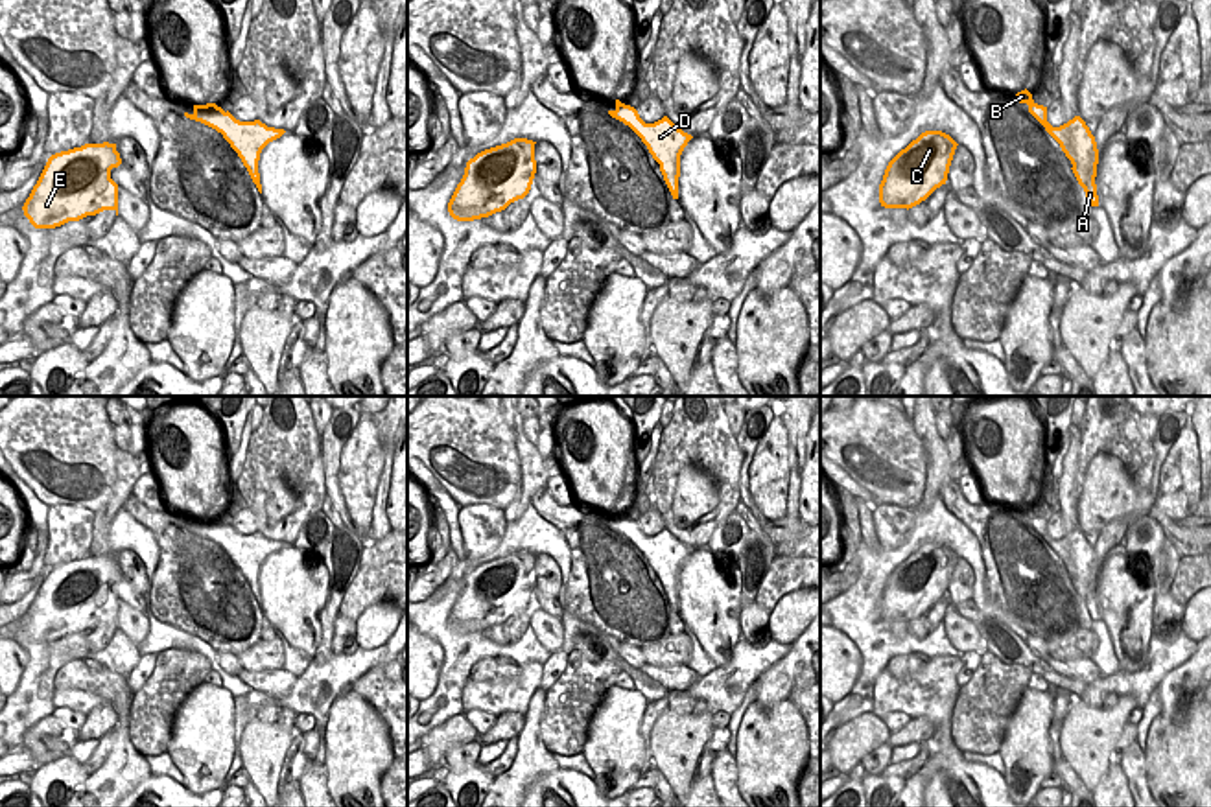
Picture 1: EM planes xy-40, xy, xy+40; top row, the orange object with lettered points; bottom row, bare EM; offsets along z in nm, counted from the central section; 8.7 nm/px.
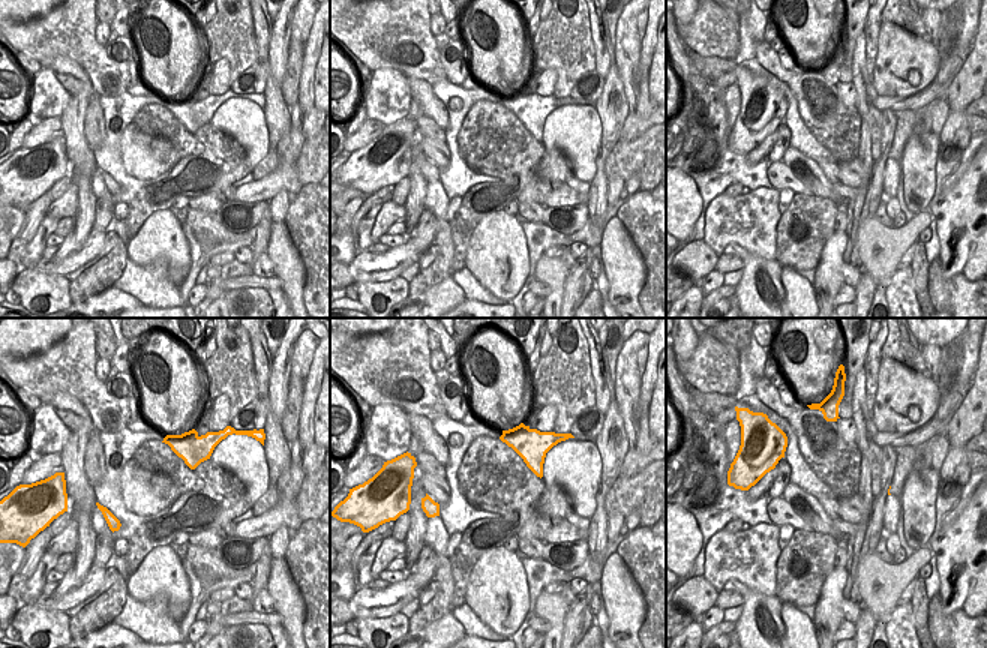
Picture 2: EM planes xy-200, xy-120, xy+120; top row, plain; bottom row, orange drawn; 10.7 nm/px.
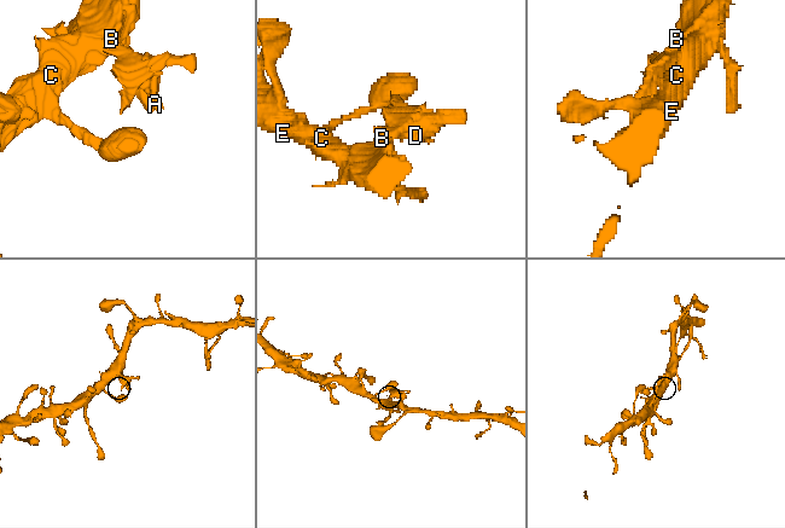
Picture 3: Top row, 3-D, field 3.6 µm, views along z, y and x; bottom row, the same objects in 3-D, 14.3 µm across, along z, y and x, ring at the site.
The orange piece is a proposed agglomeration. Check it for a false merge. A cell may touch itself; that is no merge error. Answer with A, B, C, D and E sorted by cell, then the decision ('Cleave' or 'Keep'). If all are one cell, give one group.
Groups: A D / B C E. Cleave.

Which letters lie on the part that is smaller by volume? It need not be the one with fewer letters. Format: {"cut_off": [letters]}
{"cut_off": ["A", "D"]}

